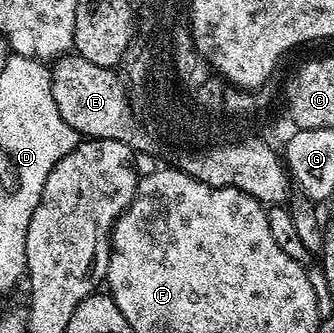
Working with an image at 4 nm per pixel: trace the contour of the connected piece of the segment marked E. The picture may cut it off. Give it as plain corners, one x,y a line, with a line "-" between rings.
66,53
52,60
51,74
51,93
55,97
55,105
59,105
63,121
67,121
67,125
71,125
71,129
75,129
78,136
90,139
125,139
126,136
141,139
140,129
135,129
133,119
129,119
129,111
125,111
121,87
117,87
117,79
113,79
113,75
105,75
105,67
91,65
91,61
87,61
79,54

